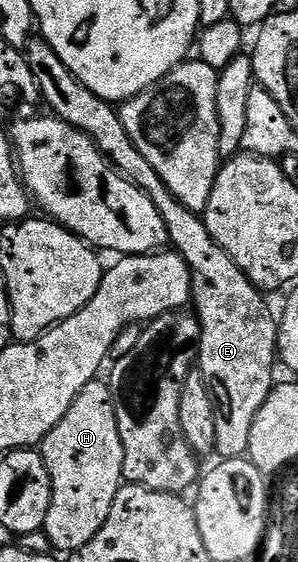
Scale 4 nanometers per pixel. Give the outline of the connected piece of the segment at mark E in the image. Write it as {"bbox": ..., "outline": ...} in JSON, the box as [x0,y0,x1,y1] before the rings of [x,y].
{"bbox":[26,35,278,458],"outline":[[[36,35],[28,42],[26,46],[26,56],[28,66],[34,75],[37,87],[40,88],[40,95],[43,104],[48,104],[51,116],[60,121],[70,123],[78,131],[82,131],[98,147],[98,151],[104,158],[110,162],[118,172],[134,187],[138,187],[152,201],[153,207],[162,215],[162,223],[166,223],[168,240],[171,248],[179,253],[182,260],[188,264],[188,270],[192,276],[192,296],[194,298],[194,315],[200,320],[200,344],[198,346],[198,372],[206,379],[206,387],[210,391],[210,399],[214,403],[214,424],[216,430],[216,453],[221,458],[242,457],[247,454],[248,444],[250,443],[250,427],[254,427],[254,419],[258,419],[258,411],[262,411],[262,403],[271,395],[274,384],[272,381],[271,369],[278,361],[278,350],[276,347],[276,331],[278,328],[277,318],[270,315],[270,310],[265,301],[265,294],[257,289],[254,283],[210,239],[210,231],[206,231],[206,223],[201,214],[190,211],[158,179],[158,171],[146,163],[142,151],[134,147],[130,135],[126,135],[126,127],[122,127],[122,119],[118,112],[117,106],[110,101],[104,101],[94,91],[90,91],[79,81],[54,55],[52,48],[46,44],[44,38]]]}

